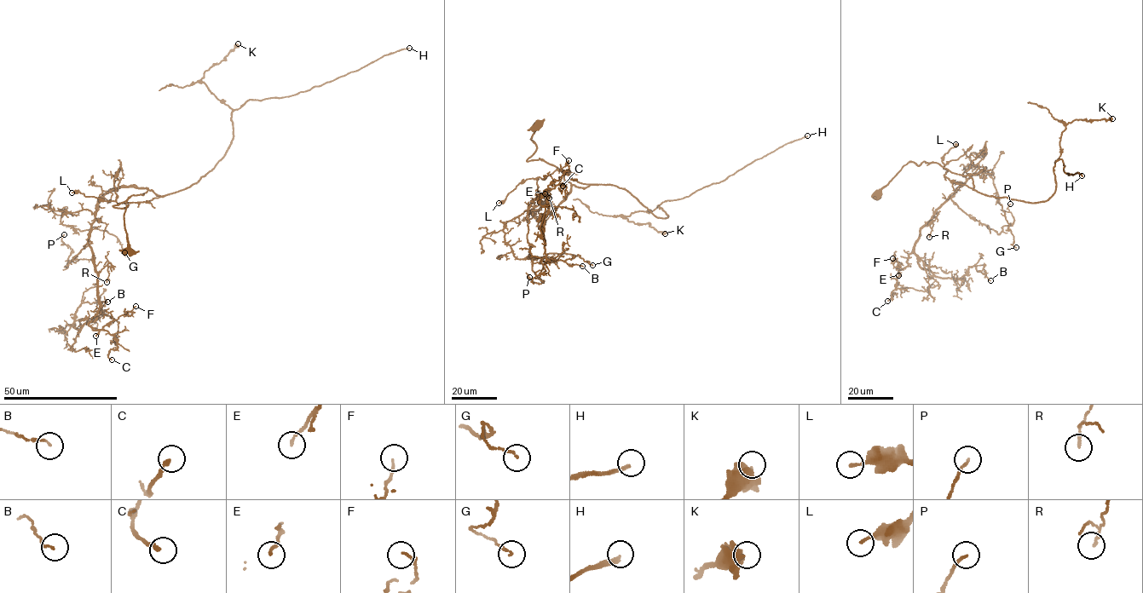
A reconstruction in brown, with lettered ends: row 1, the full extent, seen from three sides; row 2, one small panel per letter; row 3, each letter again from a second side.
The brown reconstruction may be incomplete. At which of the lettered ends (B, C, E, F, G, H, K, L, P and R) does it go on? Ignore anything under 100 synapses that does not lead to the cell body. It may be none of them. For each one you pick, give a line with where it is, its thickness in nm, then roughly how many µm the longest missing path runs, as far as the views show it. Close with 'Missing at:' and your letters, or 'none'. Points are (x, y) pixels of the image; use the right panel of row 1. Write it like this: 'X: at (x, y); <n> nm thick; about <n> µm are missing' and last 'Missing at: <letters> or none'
Missing at: none

